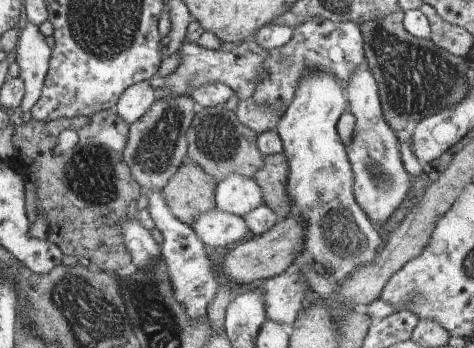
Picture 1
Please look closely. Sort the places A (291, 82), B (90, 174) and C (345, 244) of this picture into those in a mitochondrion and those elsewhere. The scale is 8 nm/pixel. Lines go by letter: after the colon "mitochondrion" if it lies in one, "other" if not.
A: other
B: mitochondrion
C: mitochondrion

